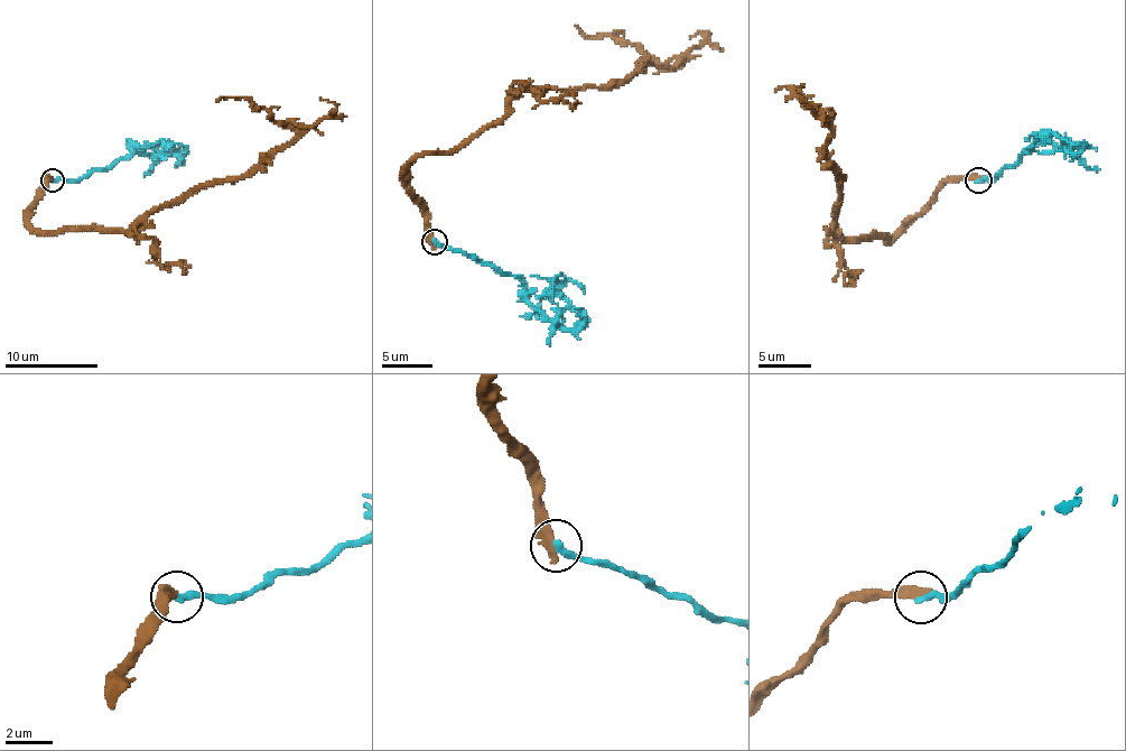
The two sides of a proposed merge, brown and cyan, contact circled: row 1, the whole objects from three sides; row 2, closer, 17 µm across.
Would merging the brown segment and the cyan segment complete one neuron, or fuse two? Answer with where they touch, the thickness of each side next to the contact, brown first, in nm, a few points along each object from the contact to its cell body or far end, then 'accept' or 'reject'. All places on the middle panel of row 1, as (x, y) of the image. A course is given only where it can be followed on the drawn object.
at (435, 242); 440 nm thick on the brown side, 280 nm on the other; brown runs (435, 241), (409, 187), (417, 157), (461, 149), (521, 91), (672, 68), (575, 26); cyan runs (435, 241), (514, 275), (536, 296), (560, 296), (582, 313), (576, 313); reject

